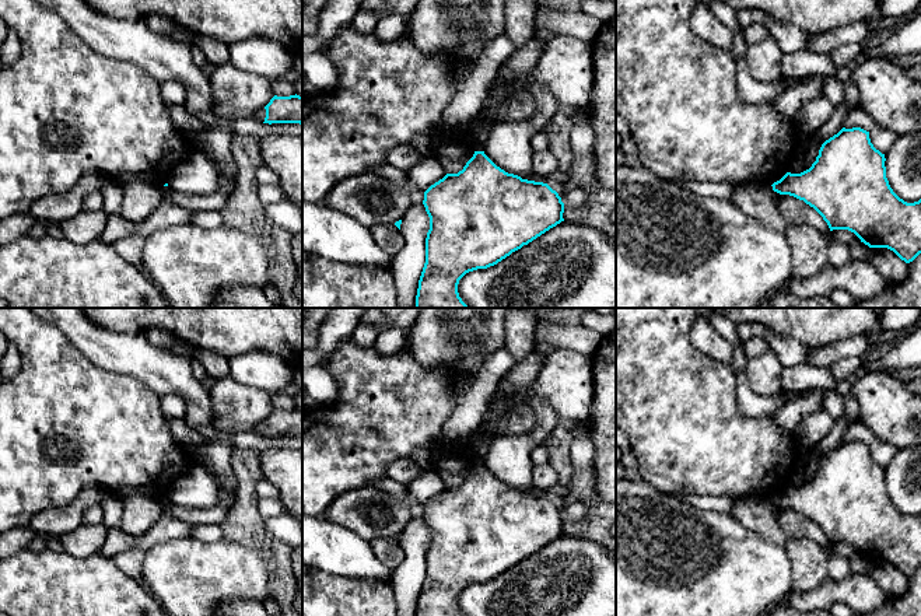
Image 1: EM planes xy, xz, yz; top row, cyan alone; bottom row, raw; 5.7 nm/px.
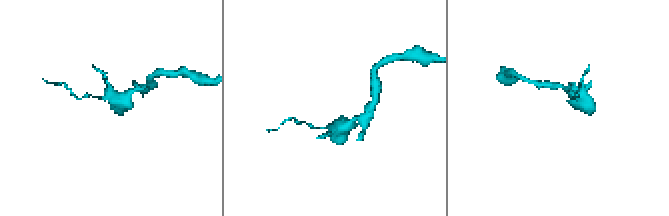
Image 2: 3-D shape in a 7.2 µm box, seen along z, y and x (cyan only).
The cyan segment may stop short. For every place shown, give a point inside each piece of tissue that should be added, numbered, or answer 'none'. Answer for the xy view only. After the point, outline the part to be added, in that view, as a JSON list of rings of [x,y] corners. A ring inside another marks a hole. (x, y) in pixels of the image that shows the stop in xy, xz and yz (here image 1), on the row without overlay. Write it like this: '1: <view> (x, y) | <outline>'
none

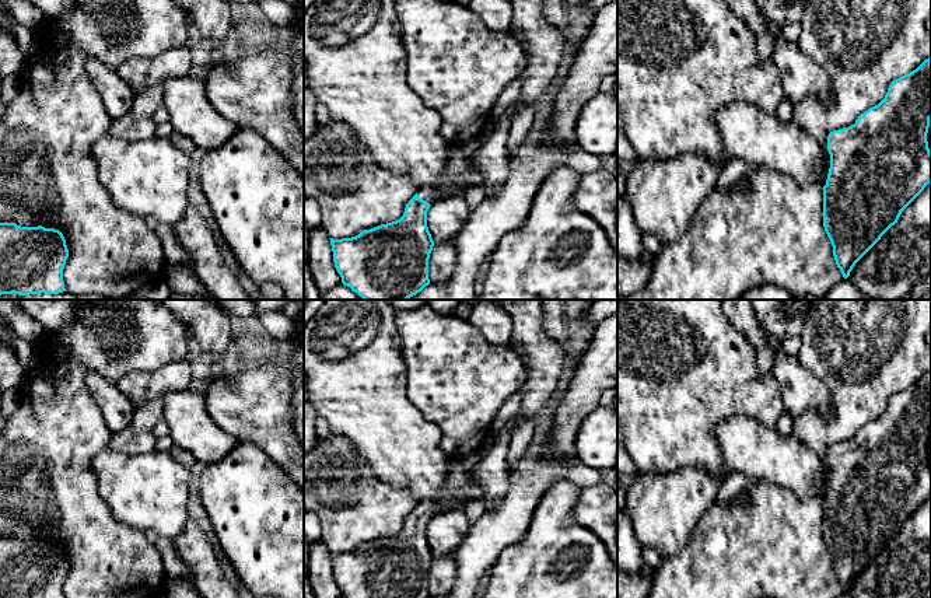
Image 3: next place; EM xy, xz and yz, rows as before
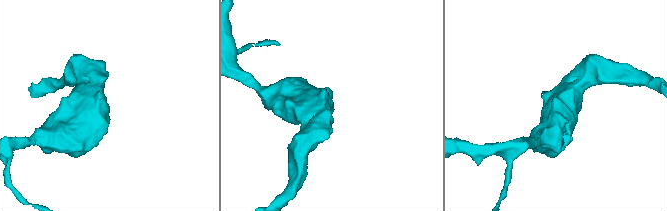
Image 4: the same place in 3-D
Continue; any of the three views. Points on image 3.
1: xz (461, 472) | [[[475,451],[473,454],[459,459],[455,462],[452,471],[448,473],[447,483],[440,490],[441,499],[438,501],[434,500],[423,500],[417,503],[417,508],[420,513],[427,517],[434,517],[440,503],[444,504],[461,504],[461,490],[470,479],[470,473],[477,468],[479,462],[484,458],[484,452]]]

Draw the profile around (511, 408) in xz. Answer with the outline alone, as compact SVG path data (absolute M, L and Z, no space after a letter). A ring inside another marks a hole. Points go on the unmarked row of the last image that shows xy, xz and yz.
M515 392L500 409L497 413L494 422L493 422L493 431L494 438L500 436L500 433L504 430L507 423L519 413L521 410L521 394Z

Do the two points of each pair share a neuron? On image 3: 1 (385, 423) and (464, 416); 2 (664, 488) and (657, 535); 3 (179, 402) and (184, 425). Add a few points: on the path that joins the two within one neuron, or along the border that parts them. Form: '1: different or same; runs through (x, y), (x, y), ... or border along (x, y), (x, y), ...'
1: different; border along (408, 391), (410, 402), (440, 430), (441, 448)
2: same; runs through (664, 499), (662, 517), (657, 524)
3: same; runs through (181, 408), (184, 419)

